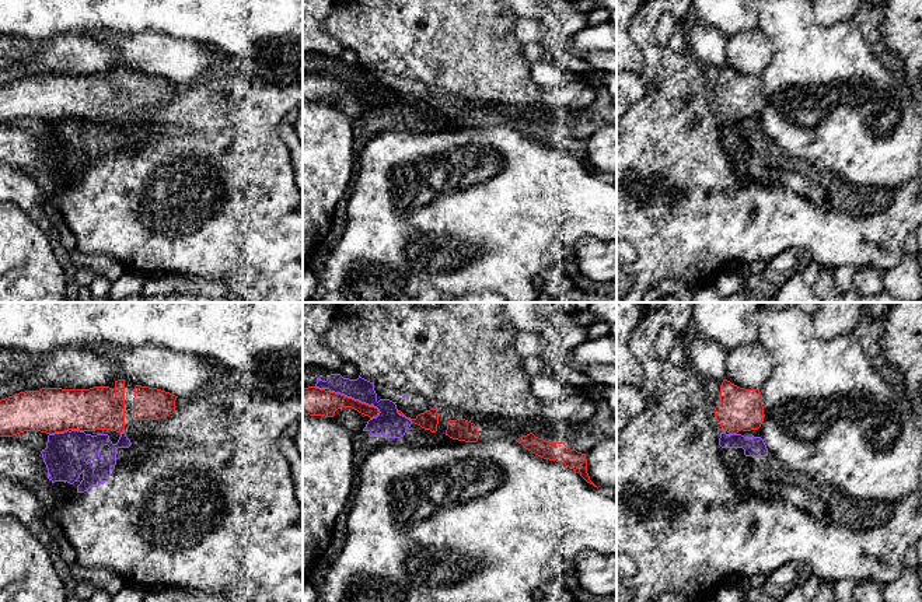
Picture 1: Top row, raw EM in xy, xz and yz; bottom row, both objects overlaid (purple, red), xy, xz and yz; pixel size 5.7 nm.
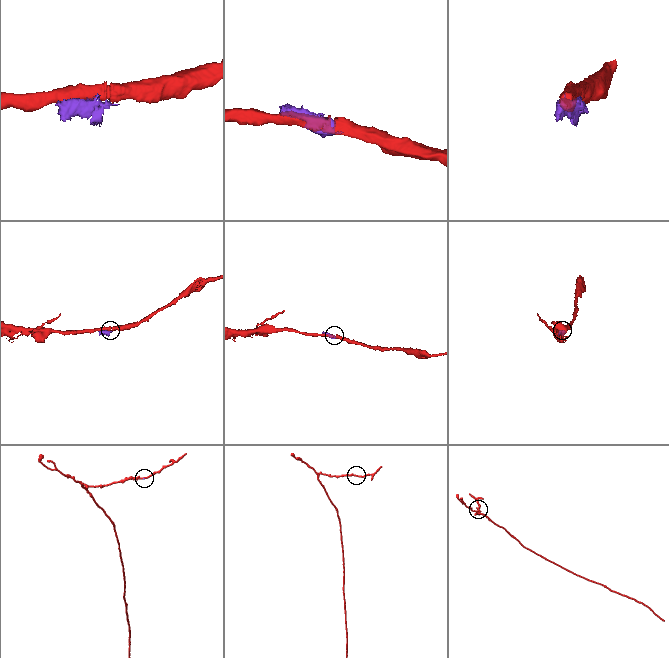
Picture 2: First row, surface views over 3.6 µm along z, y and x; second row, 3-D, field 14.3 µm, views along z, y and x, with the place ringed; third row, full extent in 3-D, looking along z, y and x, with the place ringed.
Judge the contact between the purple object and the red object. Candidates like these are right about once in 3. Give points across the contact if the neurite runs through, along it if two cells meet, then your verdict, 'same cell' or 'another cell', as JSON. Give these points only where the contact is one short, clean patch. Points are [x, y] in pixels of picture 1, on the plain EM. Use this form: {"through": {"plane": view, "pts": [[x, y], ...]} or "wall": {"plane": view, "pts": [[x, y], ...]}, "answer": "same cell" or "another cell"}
{"wall": {"plane": "xz", "pts": [[328, 77], [373, 91], [380, 98]]}, "answer": "another cell"}

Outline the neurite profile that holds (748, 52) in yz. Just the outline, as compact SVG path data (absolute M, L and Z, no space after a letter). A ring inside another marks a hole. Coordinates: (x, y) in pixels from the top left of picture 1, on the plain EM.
M759 29L741 31L727 39L726 66L744 76L761 76L772 60L772 46Z

